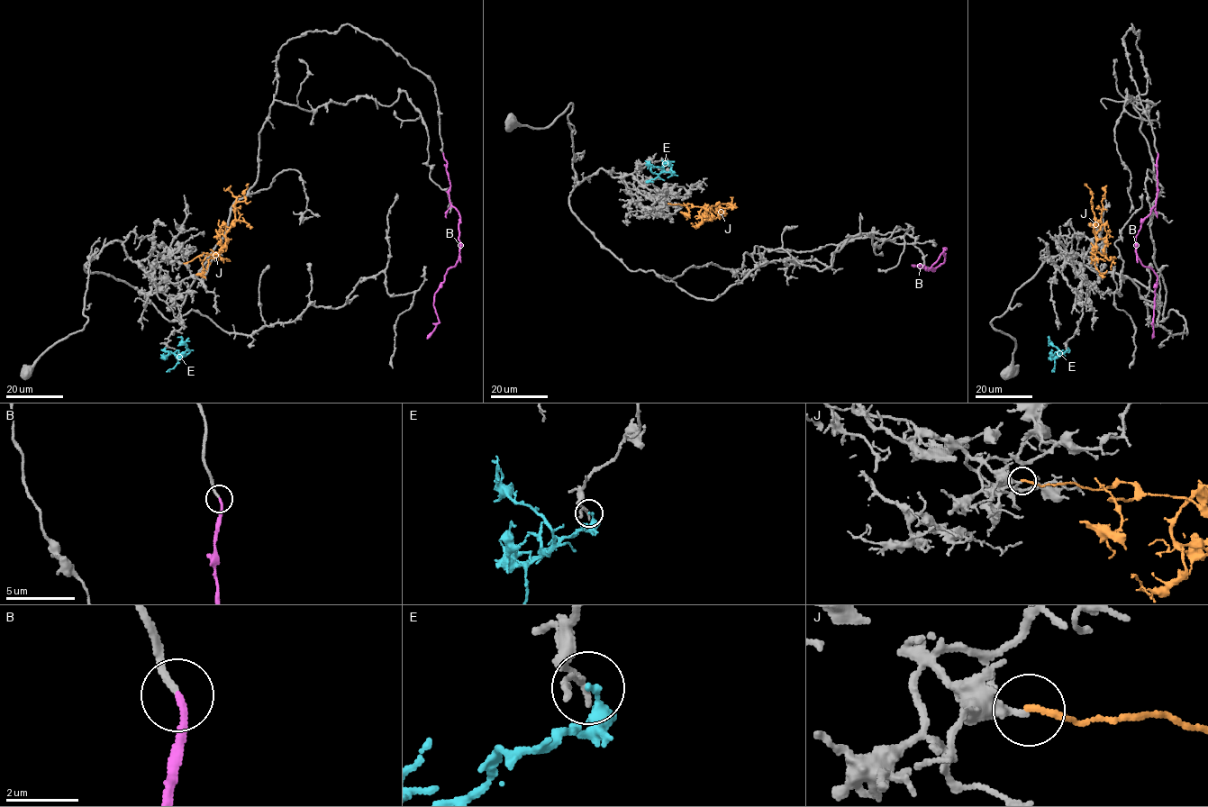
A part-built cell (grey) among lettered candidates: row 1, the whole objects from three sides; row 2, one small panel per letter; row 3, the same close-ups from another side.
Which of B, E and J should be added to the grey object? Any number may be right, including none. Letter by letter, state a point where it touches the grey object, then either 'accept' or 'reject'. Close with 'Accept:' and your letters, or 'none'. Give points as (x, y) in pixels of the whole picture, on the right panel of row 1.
B: contact (1158, 153); accept
E: contact (1067, 348); reject
J: contact (1091, 263); reject
Accept: B

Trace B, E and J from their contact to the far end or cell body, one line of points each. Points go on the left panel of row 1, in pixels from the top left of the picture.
B: (442, 153), (450, 185), (449, 194), (459, 220), (459, 257), (435, 294), (433, 307), (439, 322), (427, 339)
E: (165, 348), (165, 350), (185, 357), (189, 350), (177, 337)
J: (184, 263), (204, 252), (217, 254), (224, 246), (225, 234), (240, 217), (234, 209), (236, 197), (223, 188)

